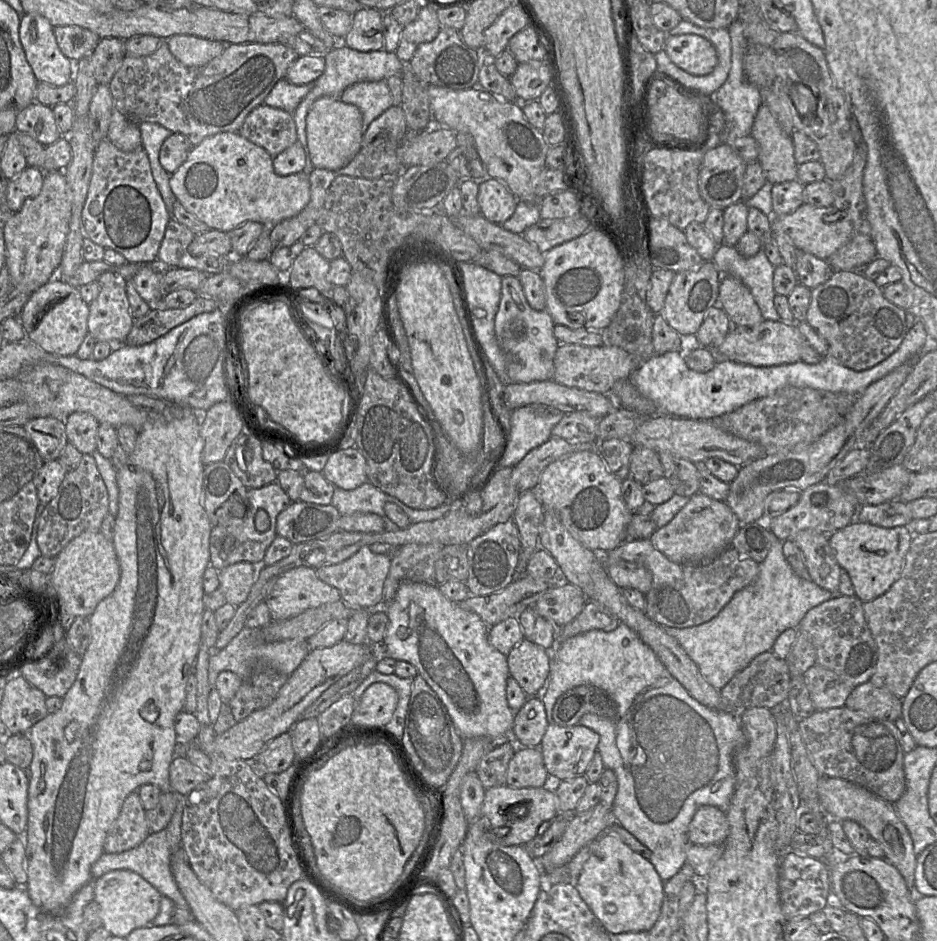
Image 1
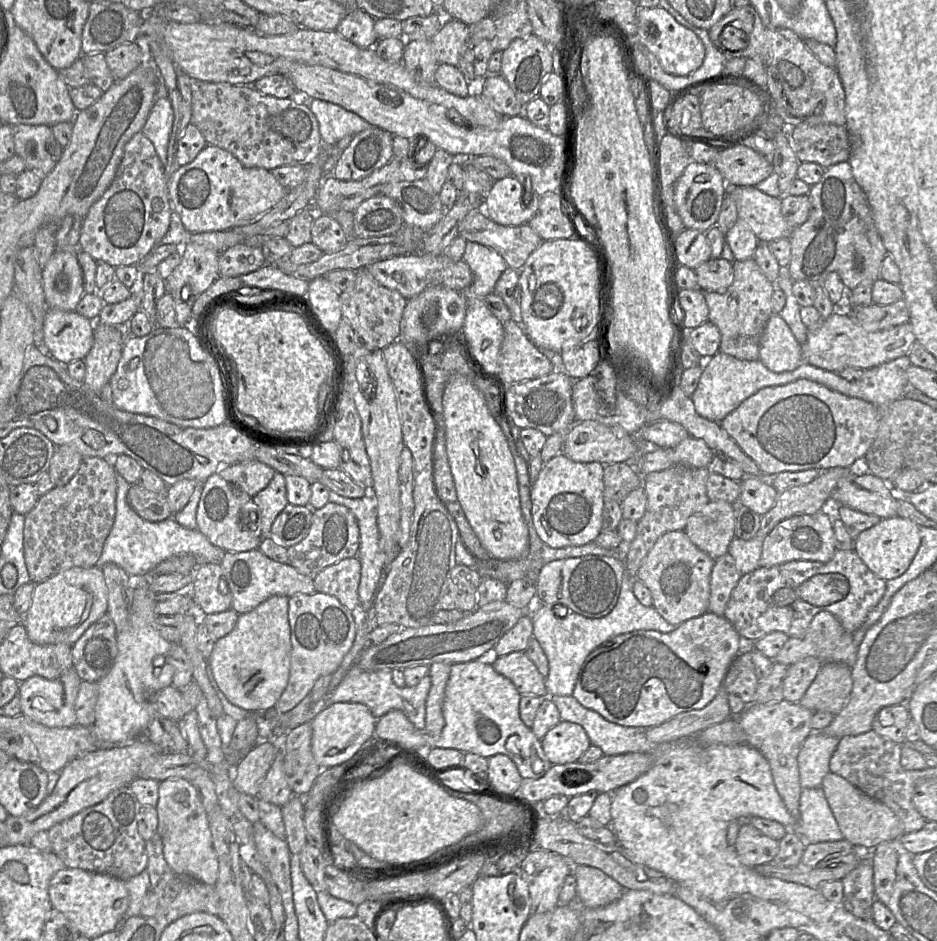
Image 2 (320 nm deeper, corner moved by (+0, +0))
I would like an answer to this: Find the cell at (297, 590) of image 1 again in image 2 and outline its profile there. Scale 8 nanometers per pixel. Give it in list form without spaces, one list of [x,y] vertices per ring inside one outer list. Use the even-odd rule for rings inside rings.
[[[258,548],[246,552],[226,552],[220,565],[232,592],[231,609],[238,615],[251,612],[272,596],[290,598],[296,594],[313,595],[317,592],[312,578],[288,563],[271,560]]]

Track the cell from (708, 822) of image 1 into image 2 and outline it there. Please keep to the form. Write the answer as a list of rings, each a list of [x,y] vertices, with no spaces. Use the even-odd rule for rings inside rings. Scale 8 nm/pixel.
[[[749,821],[740,824],[734,848],[742,862],[750,867],[770,863],[779,851],[779,841],[763,834]]]

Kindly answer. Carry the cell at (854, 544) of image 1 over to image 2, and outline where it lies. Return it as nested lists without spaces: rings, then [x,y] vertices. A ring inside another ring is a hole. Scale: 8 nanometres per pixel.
[[[895,515],[881,519],[871,528],[862,531],[853,541],[853,549],[876,576],[887,581],[899,577],[908,569],[920,543],[919,526]]]

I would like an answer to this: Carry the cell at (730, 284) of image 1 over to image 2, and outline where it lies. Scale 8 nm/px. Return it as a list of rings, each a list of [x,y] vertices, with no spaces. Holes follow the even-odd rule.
[[[777,313],[771,315],[761,336],[759,360],[775,373],[795,370],[804,362],[802,345]]]

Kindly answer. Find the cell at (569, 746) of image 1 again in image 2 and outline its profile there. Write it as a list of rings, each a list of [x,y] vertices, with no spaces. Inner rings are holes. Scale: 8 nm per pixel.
[[[562,720],[541,740],[544,754],[553,765],[578,761],[590,745],[589,737],[581,725]]]

